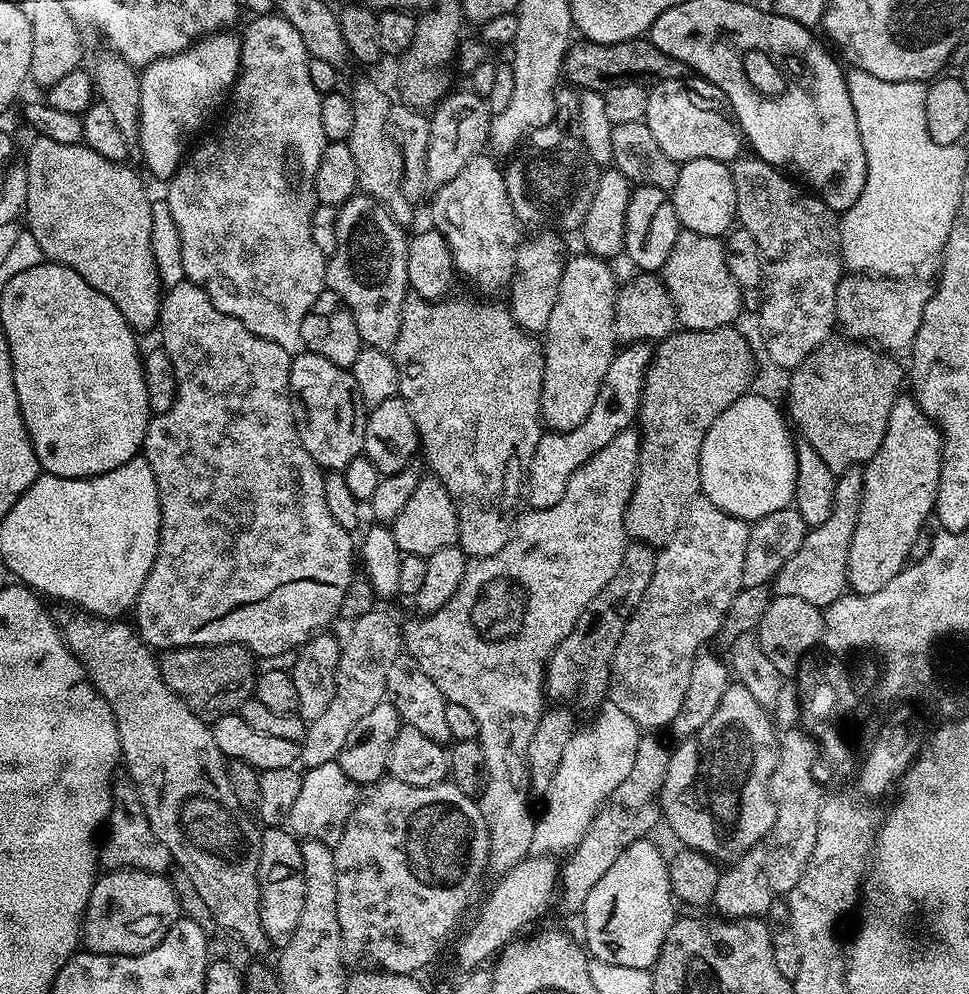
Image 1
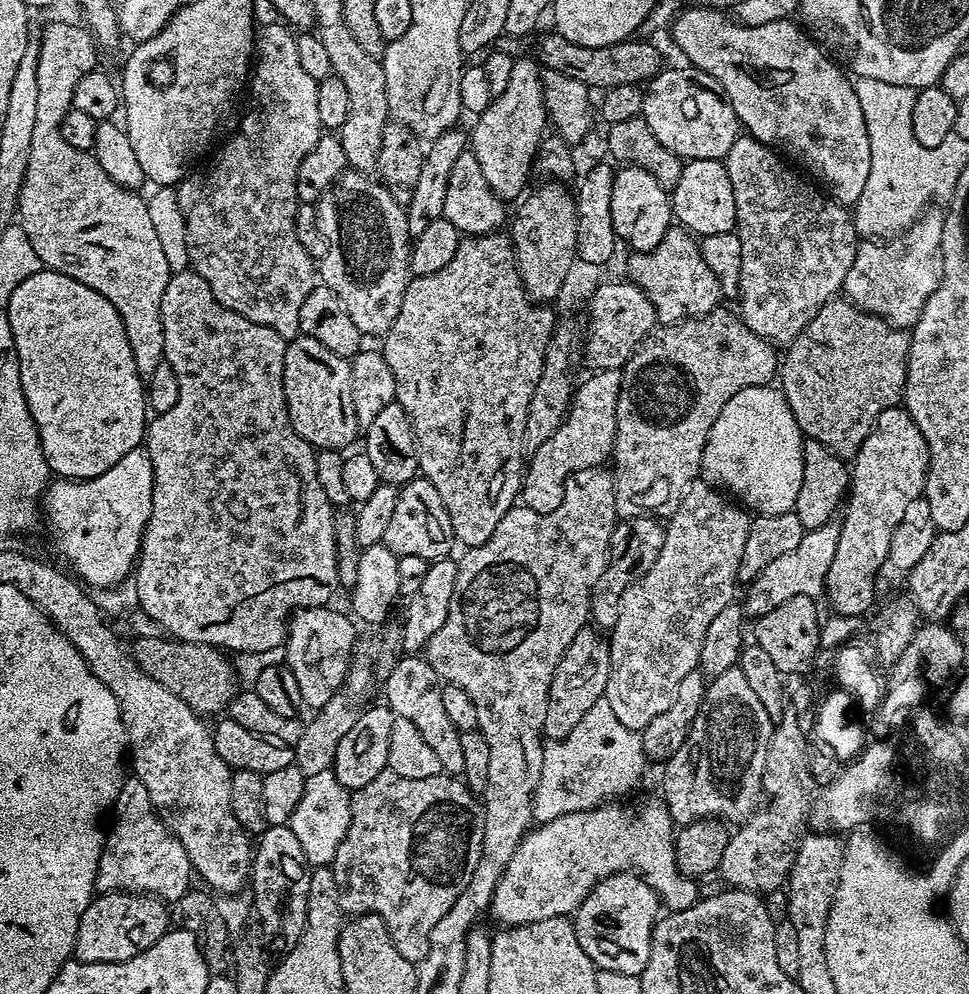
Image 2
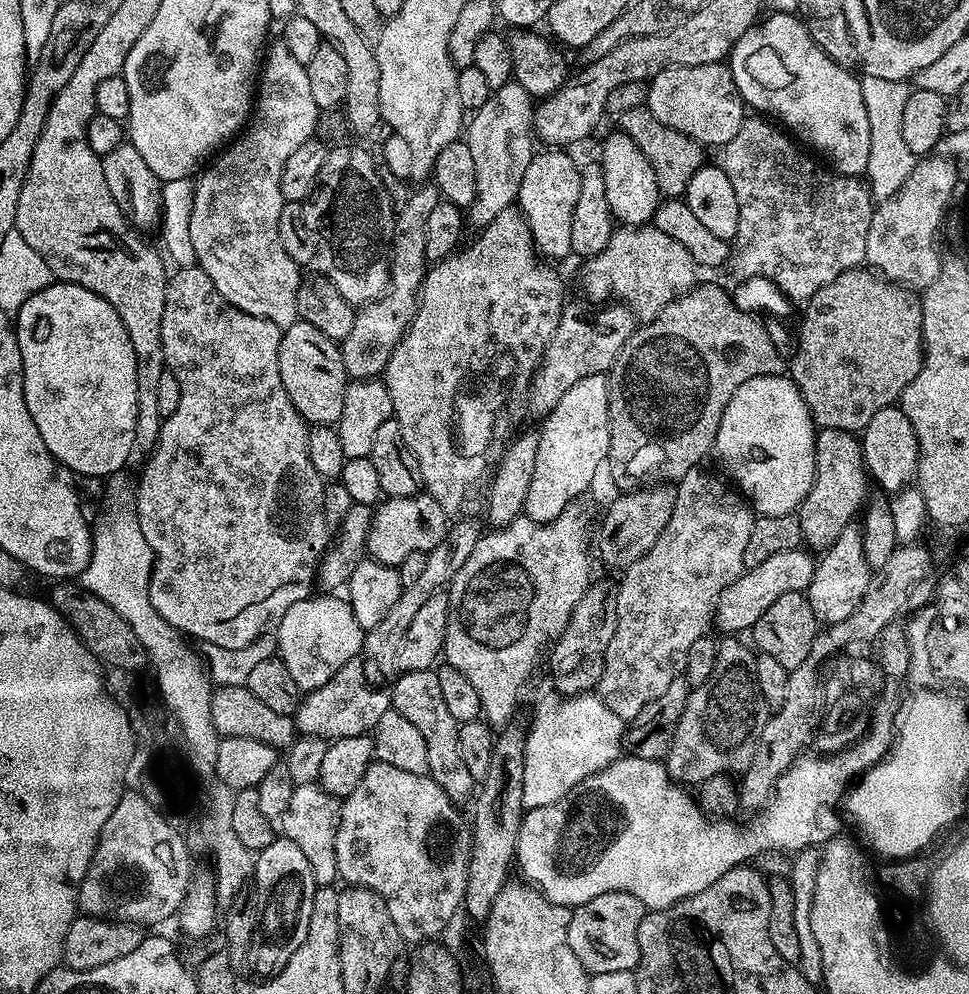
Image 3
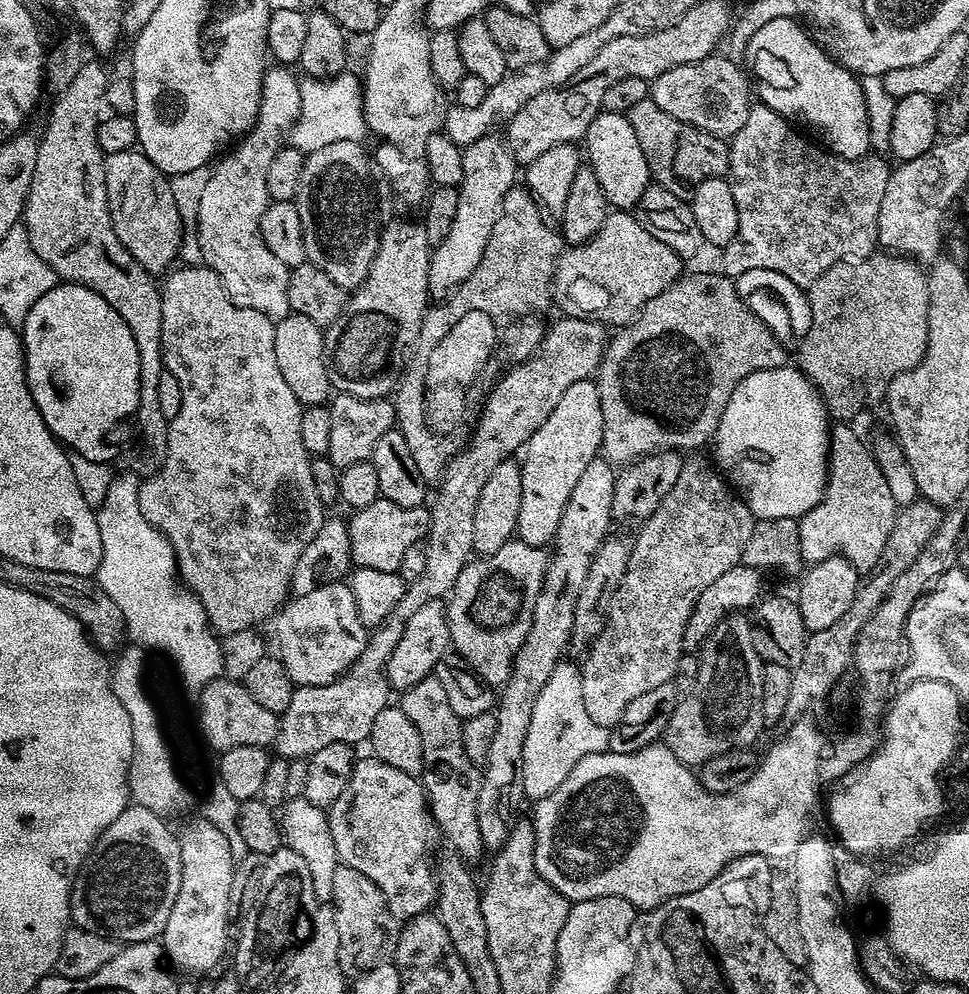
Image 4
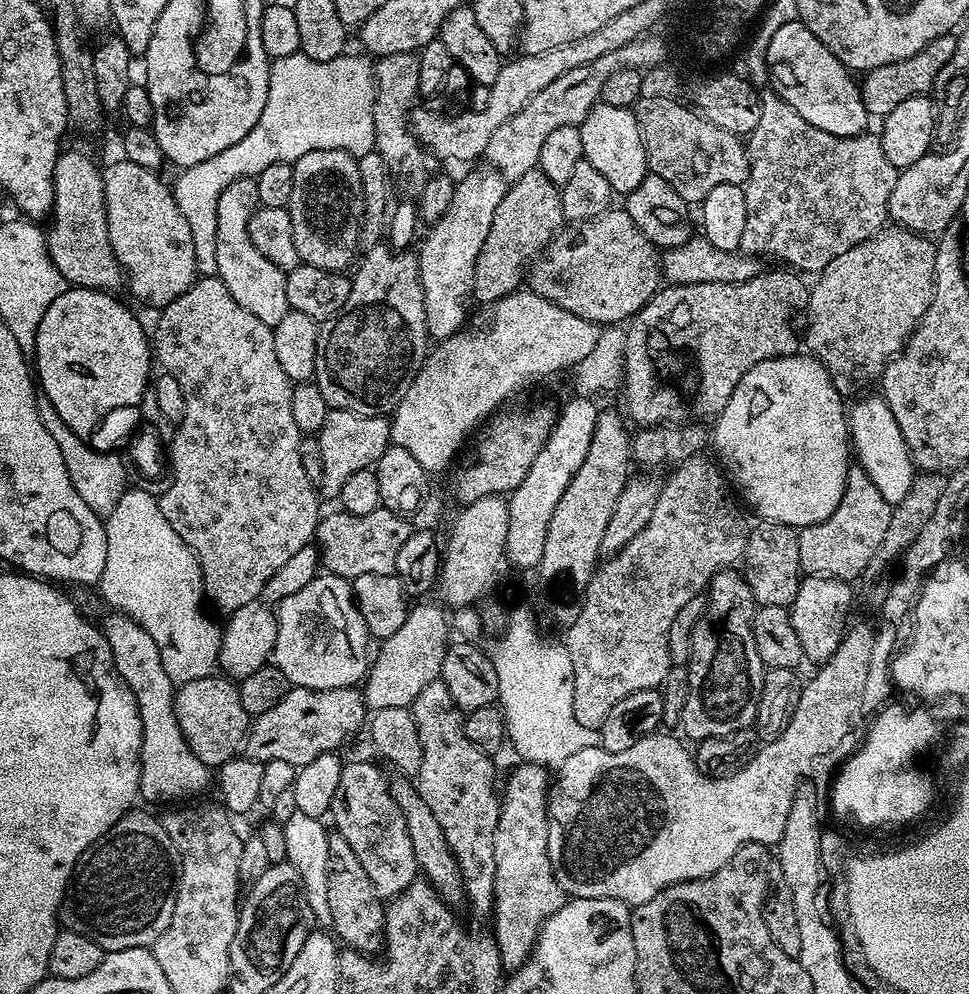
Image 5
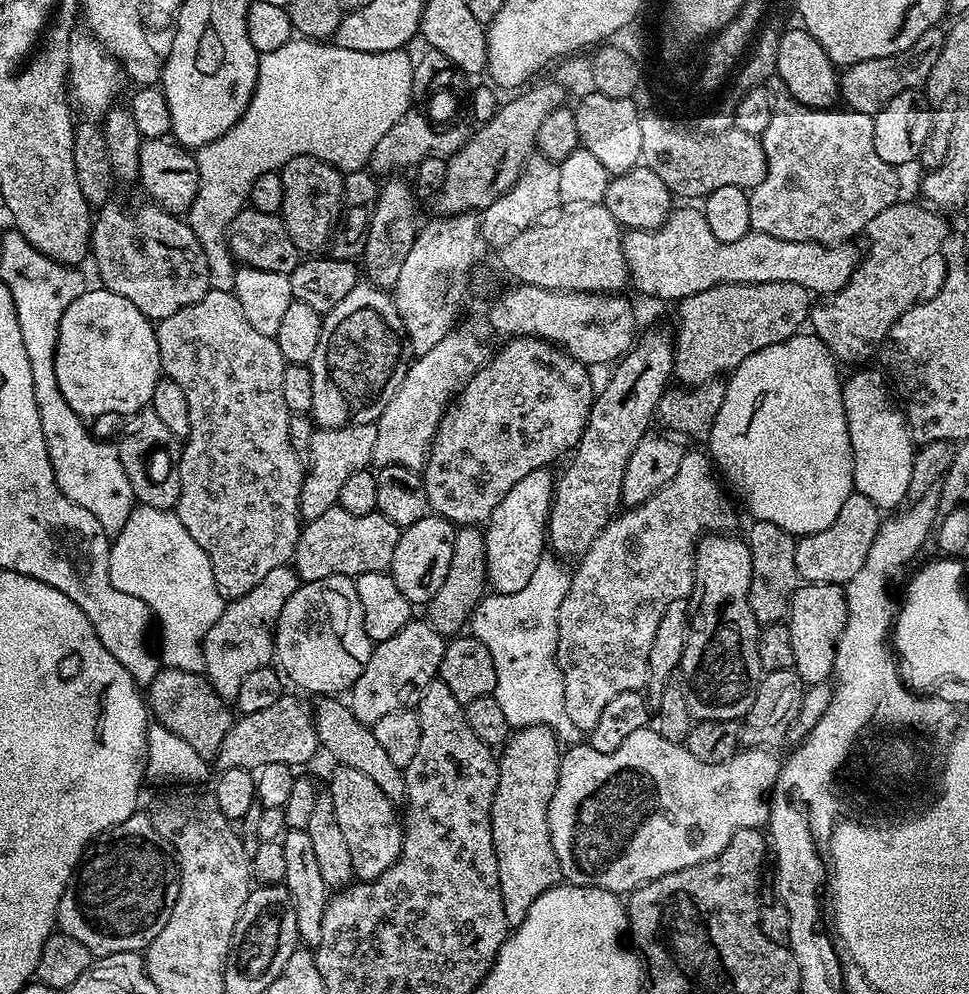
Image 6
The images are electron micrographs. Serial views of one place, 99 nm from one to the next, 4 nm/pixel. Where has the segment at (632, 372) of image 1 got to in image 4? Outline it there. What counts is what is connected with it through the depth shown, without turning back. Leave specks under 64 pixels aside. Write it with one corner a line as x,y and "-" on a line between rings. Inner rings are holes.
589,378
574,382
574,386
568,387
566,394
562,394
558,406
554,406
550,418
546,418
546,422
542,422
538,430
534,430
534,434
523,449
522,507
518,510
516,523
516,536
519,540
532,544
536,548
544,548
555,541
558,522
562,522
562,510
566,510
566,502
570,502
570,494
574,491
578,477
586,471
586,466
590,466
592,460
601,455
601,442
602,406
597,381

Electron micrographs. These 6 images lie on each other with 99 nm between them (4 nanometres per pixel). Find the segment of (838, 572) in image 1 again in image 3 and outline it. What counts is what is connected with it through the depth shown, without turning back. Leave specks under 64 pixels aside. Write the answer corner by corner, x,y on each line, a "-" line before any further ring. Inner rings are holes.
803,547
791,548
782,554
774,554
766,558
766,562
758,562
758,566
745,568
744,573
733,584
726,586
726,590
722,590
714,613
715,627
718,626
722,631
728,632
724,634
747,633
754,626
754,622
758,622
758,618
766,614
767,608
776,599
782,598
782,594
807,593
810,578
815,569
816,560
813,553

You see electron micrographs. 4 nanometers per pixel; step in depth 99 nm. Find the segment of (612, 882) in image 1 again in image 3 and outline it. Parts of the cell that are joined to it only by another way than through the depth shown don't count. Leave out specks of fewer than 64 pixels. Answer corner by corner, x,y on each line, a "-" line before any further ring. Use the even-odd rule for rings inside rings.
613,894
594,898
591,904
582,904
575,909
568,931
570,950
574,950
584,961
585,968
596,974
631,969
640,959
638,926
641,915
642,906
633,896

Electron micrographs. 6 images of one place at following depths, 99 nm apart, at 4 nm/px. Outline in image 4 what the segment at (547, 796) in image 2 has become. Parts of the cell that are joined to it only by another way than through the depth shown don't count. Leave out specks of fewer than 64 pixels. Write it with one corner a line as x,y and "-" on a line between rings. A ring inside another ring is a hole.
560,663
554,674
550,674
550,682
542,686
542,692
534,702
534,712
530,714
530,730
526,734
526,744
522,746
525,797
535,802
558,790
582,757
607,749
608,733
609,729
598,726
598,722
586,714
579,667
575,663

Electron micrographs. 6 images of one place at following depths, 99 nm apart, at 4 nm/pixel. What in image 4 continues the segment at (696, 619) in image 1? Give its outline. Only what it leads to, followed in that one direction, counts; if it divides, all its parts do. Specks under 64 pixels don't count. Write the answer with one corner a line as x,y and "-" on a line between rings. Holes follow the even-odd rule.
685,459
682,474
678,474
678,482
674,486
674,490
670,490
670,494
666,494
666,498
662,500
662,506
658,506
656,513
639,525
640,533
637,534
636,540
634,536
631,541
632,557
626,566
626,574
618,586
618,590
607,603
608,615
604,621
604,628
596,635
595,640
587,645
588,657
585,658
584,664
579,665
580,677
582,678
582,702
586,702
586,714
590,714
590,718
594,718
594,722
598,722
598,726
606,729
611,729
612,725
622,718
622,710
626,710
626,706
630,706
630,702
634,702
634,698
638,698
638,694
646,694
646,690
654,690
654,686
667,684
675,677
676,667
685,651
686,622
690,622
690,614
694,610
694,602
698,602
698,594
702,594
702,590
706,590
706,586
711,586
721,574
726,574
726,570
730,570
735,564
741,563
744,547
746,542
750,542
750,534
756,525
756,517
744,505
739,495
729,487
725,477
711,463
708,465
704,460
691,459

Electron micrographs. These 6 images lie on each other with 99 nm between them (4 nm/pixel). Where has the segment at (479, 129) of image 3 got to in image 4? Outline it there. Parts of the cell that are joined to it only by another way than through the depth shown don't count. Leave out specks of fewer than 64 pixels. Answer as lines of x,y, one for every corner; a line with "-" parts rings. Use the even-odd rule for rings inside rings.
496,134
478,138
478,142
467,145
463,153
458,211
454,223
450,225
450,234
446,234
441,244
433,247
428,267
428,291
436,298
443,297
449,290
466,282
470,274
474,274
478,262
482,262
486,242
490,242
490,230
494,230
494,222
498,222
502,198
506,198
518,180
517,162
507,143
501,137
499,140

